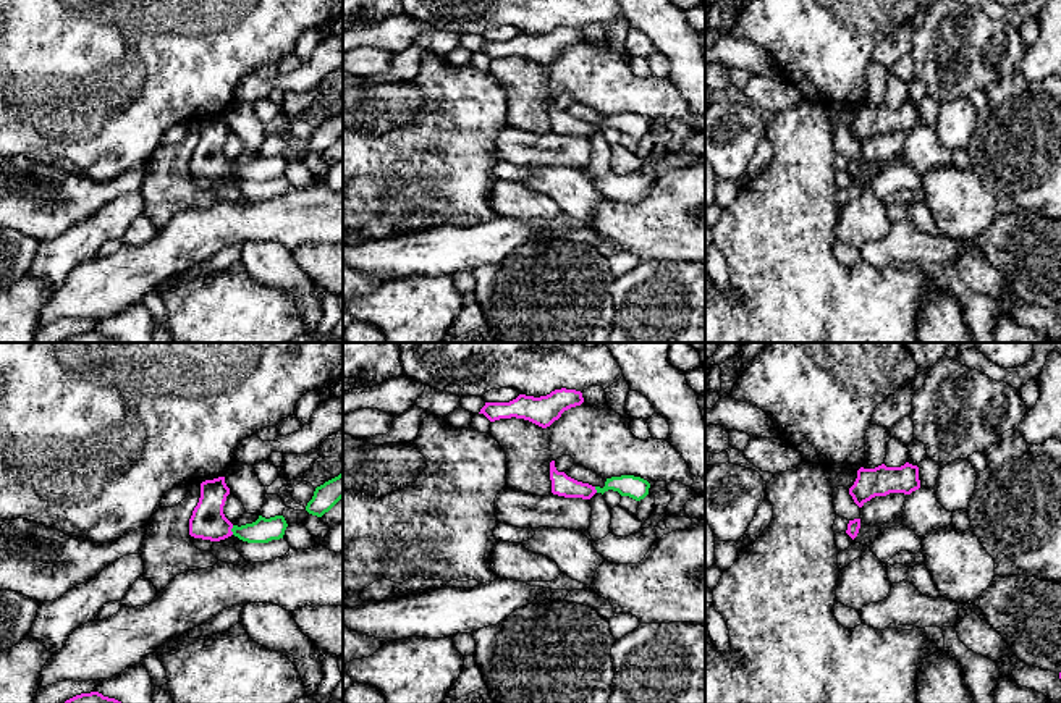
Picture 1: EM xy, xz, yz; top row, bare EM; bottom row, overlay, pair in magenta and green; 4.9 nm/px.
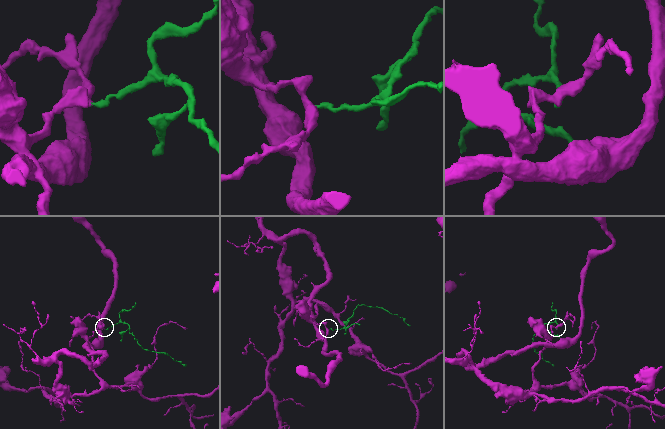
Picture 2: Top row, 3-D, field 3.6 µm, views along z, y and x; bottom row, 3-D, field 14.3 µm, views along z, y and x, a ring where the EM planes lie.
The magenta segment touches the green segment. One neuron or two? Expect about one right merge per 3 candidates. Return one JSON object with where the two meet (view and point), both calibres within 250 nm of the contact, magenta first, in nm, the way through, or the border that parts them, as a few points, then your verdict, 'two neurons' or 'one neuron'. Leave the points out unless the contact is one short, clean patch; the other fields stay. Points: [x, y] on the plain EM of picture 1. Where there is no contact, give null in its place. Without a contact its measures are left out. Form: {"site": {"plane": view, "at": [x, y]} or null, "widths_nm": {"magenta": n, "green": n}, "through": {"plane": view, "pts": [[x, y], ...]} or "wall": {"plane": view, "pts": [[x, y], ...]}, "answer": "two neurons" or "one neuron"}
{"site": {"plane": "xy", "at": [230, 168]}, "widths_nm": {"magenta": 170, "green": 120}, "through": {"plane": "xy", "pts": [[207, 159], [215, 165], [230, 168], [262, 168]]}, "answer": "one neuron"}

